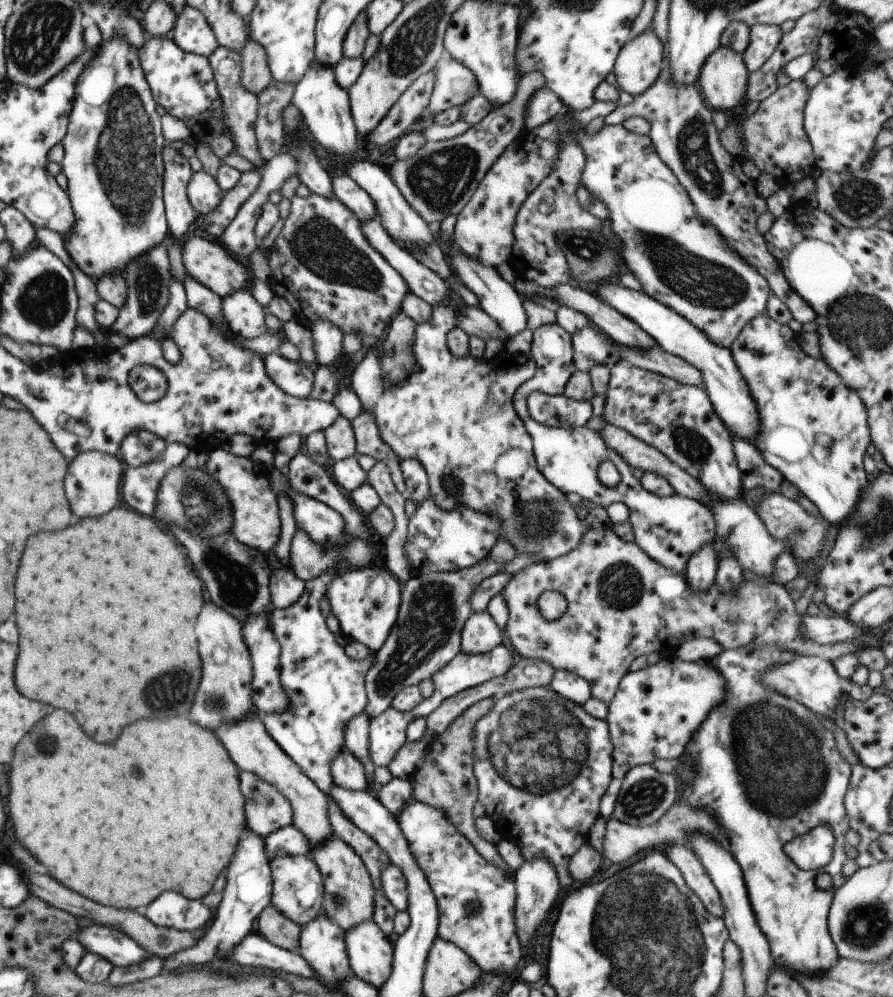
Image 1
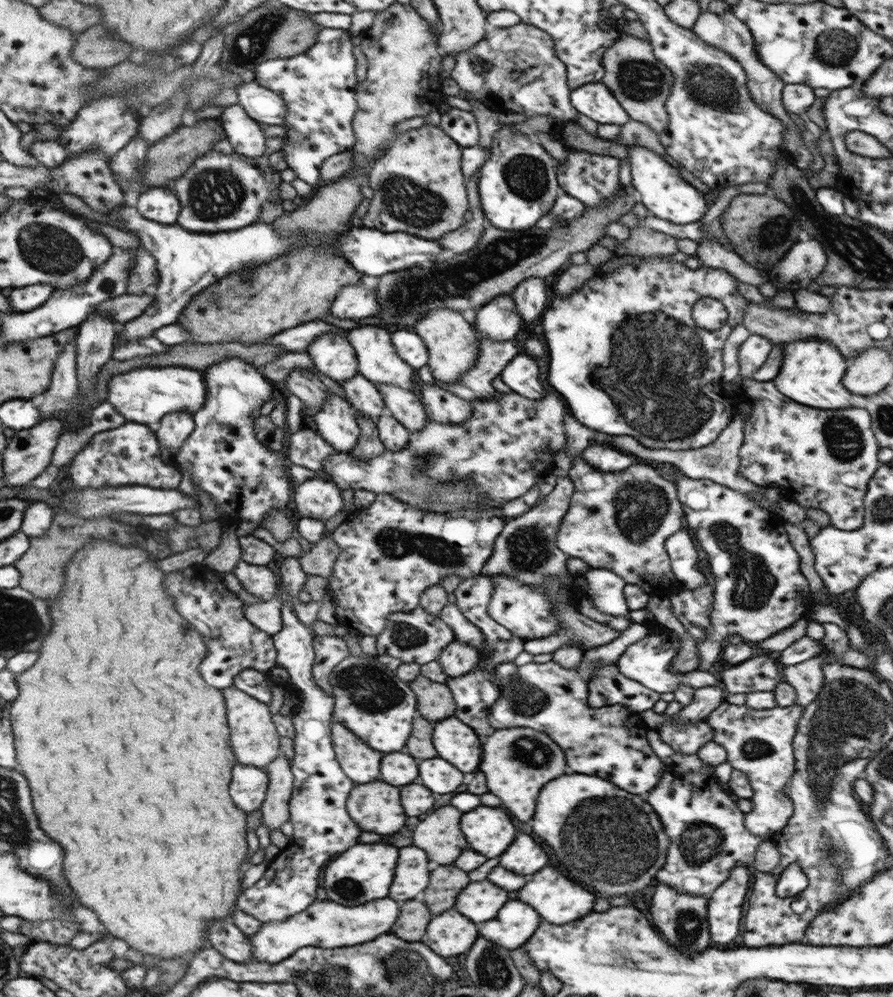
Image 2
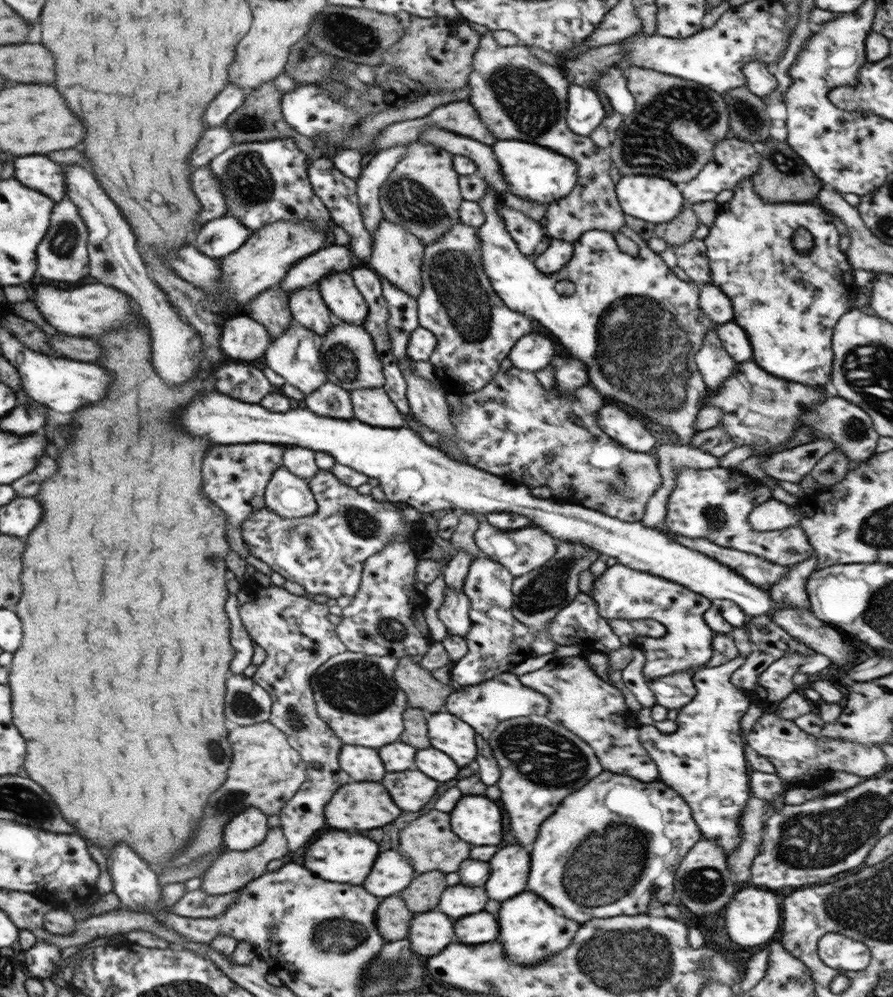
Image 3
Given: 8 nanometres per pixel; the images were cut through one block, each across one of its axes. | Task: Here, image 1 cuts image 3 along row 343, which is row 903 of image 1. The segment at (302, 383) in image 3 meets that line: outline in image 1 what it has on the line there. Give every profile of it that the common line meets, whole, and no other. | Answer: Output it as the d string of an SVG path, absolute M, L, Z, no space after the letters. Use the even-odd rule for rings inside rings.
M309 855L277 856L270 860L271 894L269 905L297 926L305 926L321 911L323 885L321 873Z

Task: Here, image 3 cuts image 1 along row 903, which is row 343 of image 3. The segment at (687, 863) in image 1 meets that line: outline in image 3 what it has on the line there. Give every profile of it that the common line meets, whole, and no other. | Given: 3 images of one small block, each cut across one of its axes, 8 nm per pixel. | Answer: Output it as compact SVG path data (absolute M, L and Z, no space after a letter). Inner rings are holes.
M705 331L701 347L694 355L696 365L702 382L709 388L715 389L727 376L736 372L736 364L725 353L716 331Z

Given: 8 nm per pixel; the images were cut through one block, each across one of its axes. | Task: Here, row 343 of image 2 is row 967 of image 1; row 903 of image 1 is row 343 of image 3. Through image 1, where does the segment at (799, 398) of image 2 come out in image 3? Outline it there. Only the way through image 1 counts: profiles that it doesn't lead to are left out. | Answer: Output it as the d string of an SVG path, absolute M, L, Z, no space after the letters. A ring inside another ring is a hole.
M749 177L737 182L733 185L731 199L725 203L719 203L717 206L717 220L715 220L708 230L708 235L703 238L705 243L705 256L708 260L709 266L709 280L711 284L721 289L723 294L727 295L733 308L733 322L742 328L743 332L747 334L747 340L751 346L751 358L753 362L763 368L765 372L773 374L773 376L781 376L785 380L797 380L801 384L809 384L809 386L817 386L817 384L823 384L829 376L829 370L831 370L831 362L833 362L833 356L831 356L831 330L835 326L835 322L839 320L841 314L845 314L849 308L854 307L854 301L858 294L857 286L854 281L854 270L846 259L844 251L838 247L838 238L840 237L840 227L835 221L833 215L824 211L821 206L816 203L792 203L785 201L777 201L777 203L771 203L771 201L763 201L759 195L753 190L751 186L751 179ZM803 228L811 234L813 238L813 247L807 251L807 253L799 253L793 249L791 245L791 236L795 230Z

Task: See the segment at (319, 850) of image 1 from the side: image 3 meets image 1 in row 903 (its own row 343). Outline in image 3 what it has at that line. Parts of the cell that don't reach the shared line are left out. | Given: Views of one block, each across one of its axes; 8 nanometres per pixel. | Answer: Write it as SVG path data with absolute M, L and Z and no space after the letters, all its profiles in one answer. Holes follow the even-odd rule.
M334 321L333 327L322 336L319 348L326 381L349 392L357 388L381 388L384 384L382 365L374 352L369 333L361 326Z

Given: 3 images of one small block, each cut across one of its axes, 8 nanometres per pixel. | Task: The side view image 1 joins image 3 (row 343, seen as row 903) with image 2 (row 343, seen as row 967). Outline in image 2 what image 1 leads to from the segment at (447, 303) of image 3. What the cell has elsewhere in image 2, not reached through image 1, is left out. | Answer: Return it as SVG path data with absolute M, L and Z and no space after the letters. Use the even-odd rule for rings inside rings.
M481 333L476 335L479 342L473 365L463 372L452 384L444 384L434 380L434 386L464 400L473 400L479 397L491 397L495 390L491 387L492 381L503 368L518 355L515 340L497 342Z

